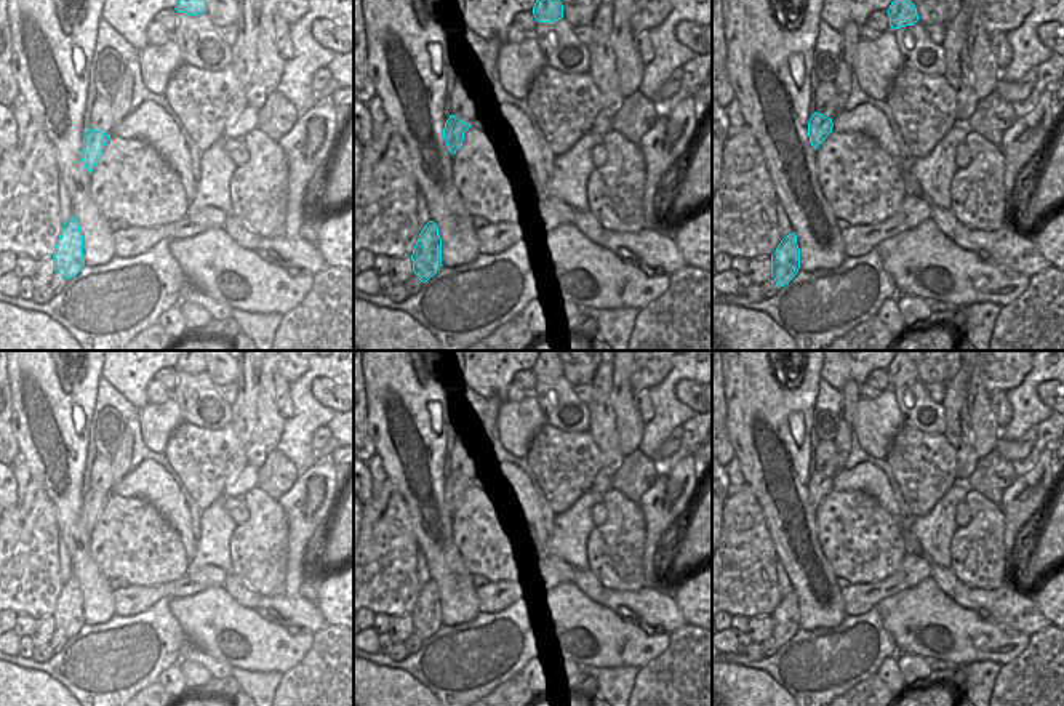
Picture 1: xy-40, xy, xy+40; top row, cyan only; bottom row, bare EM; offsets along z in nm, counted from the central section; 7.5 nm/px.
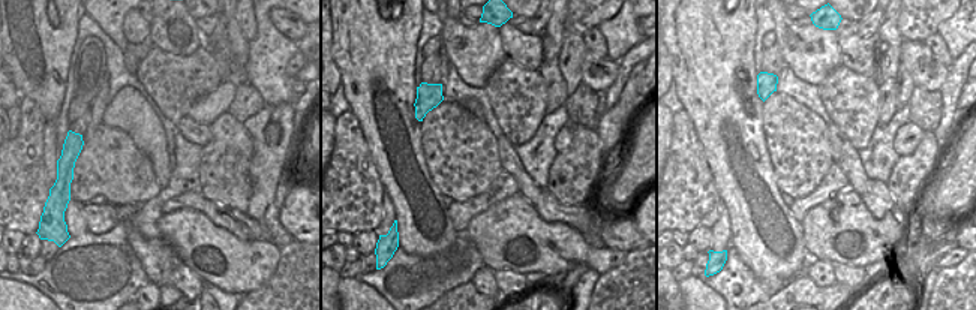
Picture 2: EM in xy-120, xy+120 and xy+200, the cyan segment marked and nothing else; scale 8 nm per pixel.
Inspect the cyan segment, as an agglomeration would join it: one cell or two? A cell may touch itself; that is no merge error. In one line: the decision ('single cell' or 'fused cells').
single cell

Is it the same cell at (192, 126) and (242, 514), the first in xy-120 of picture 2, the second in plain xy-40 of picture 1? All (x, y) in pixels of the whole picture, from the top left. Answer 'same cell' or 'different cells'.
same cell

